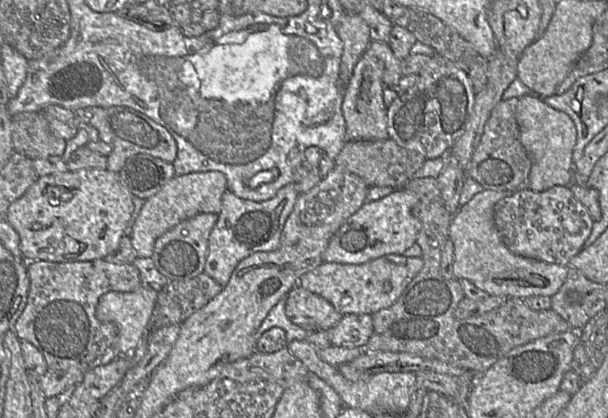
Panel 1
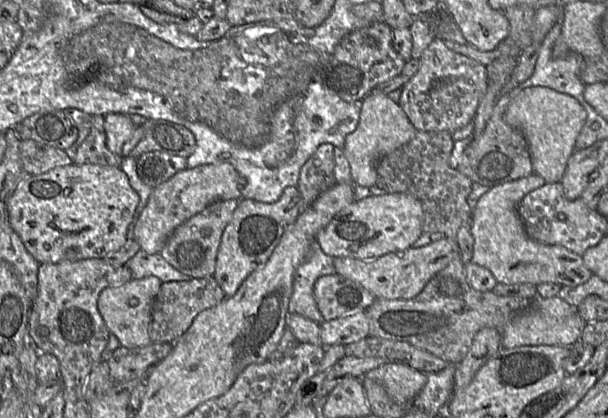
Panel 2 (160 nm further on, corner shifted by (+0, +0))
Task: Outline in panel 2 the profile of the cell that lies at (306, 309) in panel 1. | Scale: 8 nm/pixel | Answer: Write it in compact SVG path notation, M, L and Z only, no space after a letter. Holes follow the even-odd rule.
M337 273L322 276L315 282L314 297L323 321L366 311L377 299L361 284Z

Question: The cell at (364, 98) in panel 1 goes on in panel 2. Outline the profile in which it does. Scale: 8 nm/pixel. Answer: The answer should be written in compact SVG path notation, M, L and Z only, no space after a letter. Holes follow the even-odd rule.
M369 93L361 100L360 118L354 132L345 139L343 152L347 158L353 185L371 187L376 185L376 163L385 155L409 142L417 134L399 103L382 93Z

